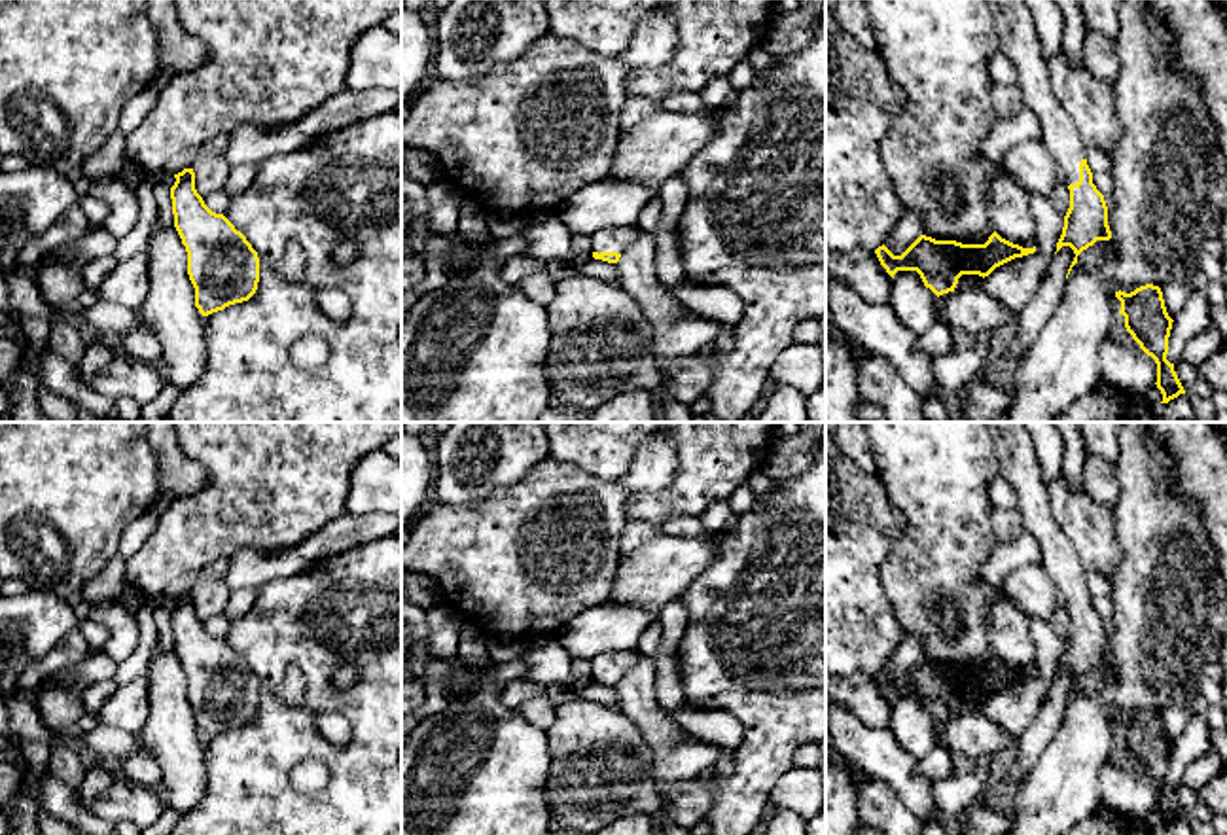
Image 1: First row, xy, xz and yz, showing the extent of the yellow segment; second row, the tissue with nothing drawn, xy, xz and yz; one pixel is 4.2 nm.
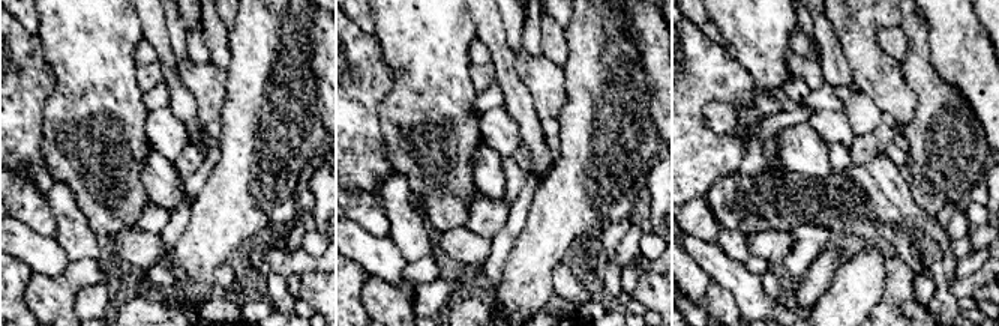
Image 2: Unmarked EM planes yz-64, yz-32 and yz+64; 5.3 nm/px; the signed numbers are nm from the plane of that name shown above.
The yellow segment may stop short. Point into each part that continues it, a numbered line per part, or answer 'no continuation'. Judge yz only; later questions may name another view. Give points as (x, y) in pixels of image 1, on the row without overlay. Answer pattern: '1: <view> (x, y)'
1: yz (1013, 445)

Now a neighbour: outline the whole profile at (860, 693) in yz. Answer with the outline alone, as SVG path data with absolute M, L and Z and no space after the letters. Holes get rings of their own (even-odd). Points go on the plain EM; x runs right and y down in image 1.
M826 670L826 693L833 704L852 712L867 727L886 729L890 725L892 701L875 676L858 672L839 678Z

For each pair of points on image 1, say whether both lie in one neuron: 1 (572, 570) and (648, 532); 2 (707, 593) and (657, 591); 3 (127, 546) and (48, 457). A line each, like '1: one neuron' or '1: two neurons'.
1: two neurons
2: two neurons
3: two neurons

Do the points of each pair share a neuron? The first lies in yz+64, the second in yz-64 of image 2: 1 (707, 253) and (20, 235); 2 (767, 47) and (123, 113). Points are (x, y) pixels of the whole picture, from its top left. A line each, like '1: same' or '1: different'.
1: same
2: same

